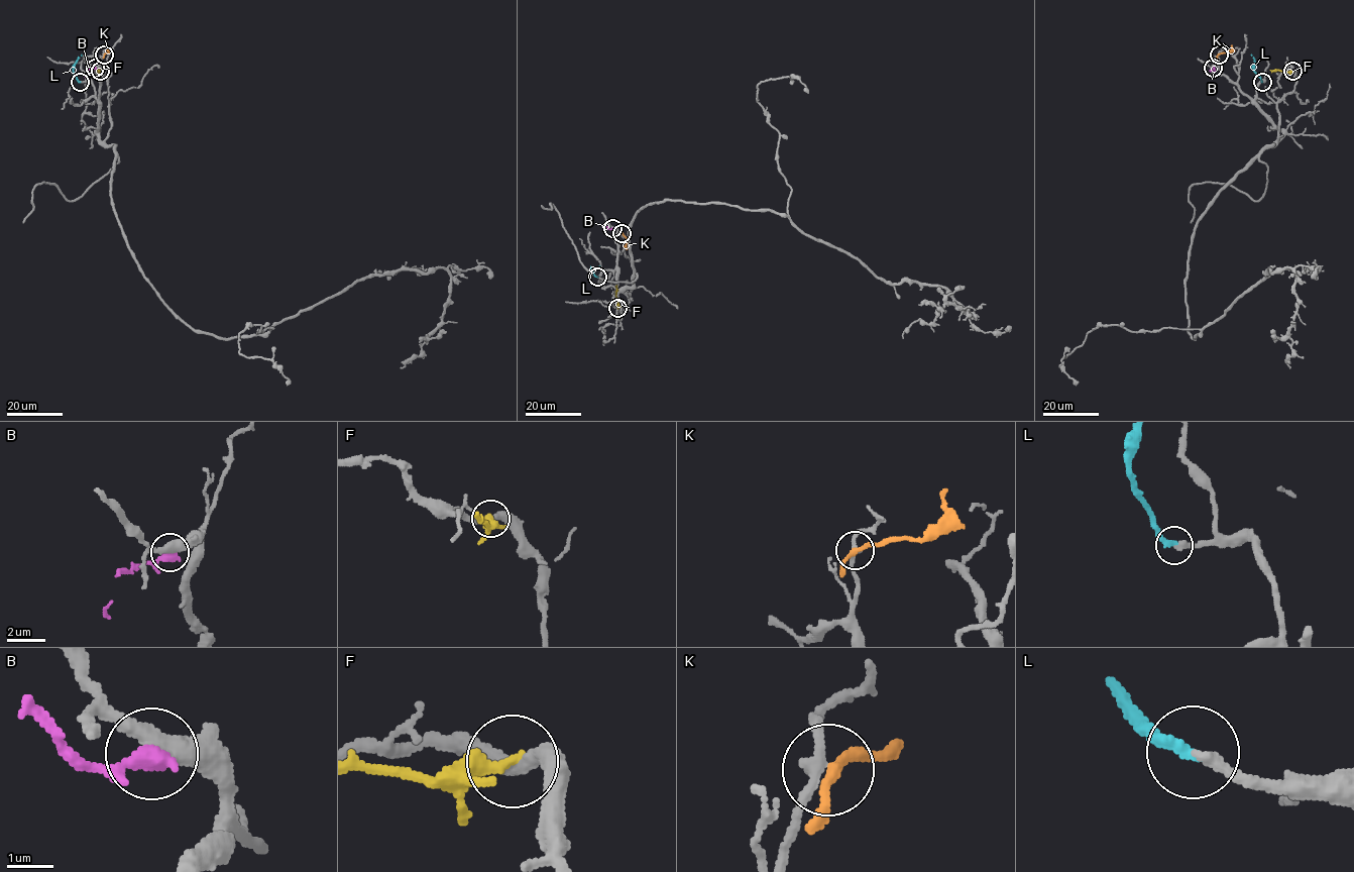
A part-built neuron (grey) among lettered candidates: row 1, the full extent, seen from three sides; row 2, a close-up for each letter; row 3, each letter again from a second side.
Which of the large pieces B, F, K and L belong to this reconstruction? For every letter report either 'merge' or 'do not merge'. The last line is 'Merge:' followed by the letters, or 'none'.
B: do not merge
F: do not merge
K: do not merge
L: merge
Merge: L

